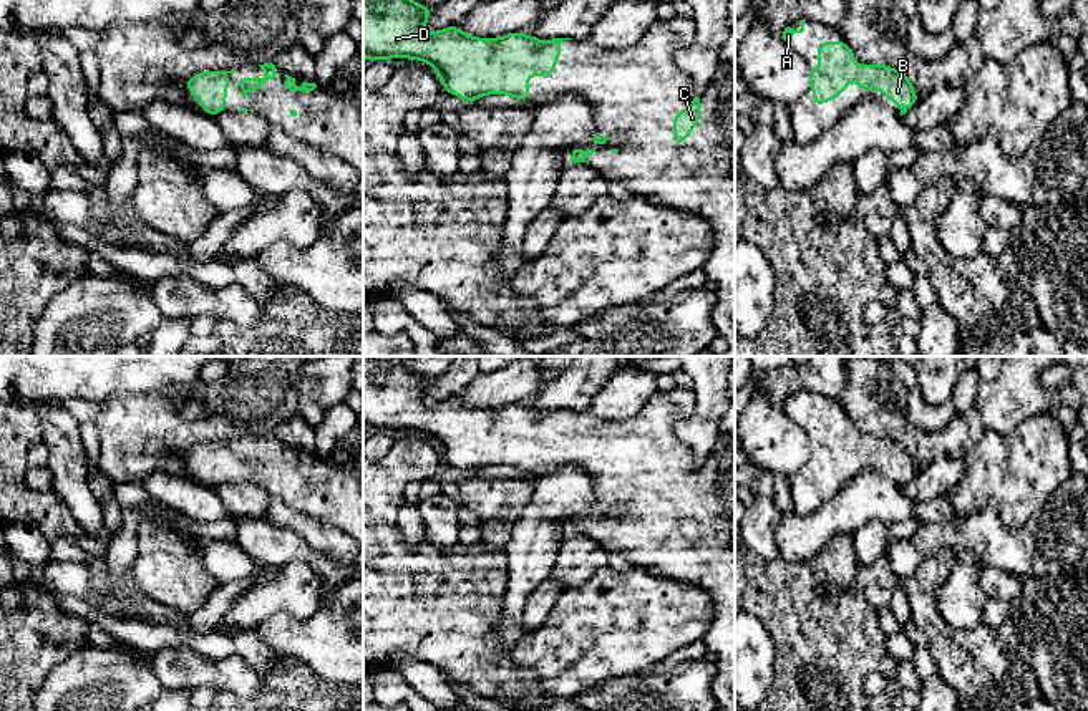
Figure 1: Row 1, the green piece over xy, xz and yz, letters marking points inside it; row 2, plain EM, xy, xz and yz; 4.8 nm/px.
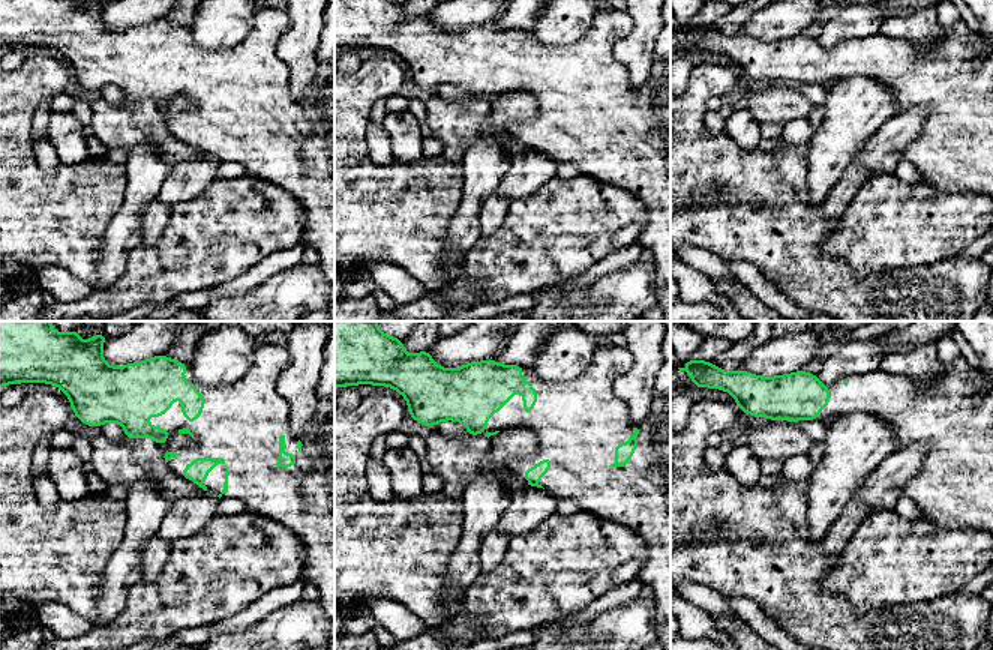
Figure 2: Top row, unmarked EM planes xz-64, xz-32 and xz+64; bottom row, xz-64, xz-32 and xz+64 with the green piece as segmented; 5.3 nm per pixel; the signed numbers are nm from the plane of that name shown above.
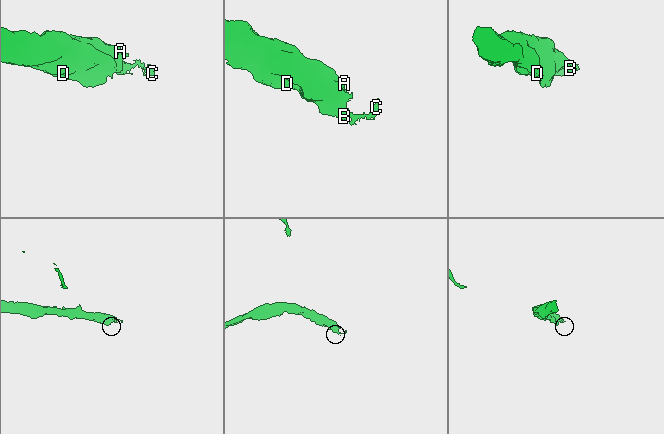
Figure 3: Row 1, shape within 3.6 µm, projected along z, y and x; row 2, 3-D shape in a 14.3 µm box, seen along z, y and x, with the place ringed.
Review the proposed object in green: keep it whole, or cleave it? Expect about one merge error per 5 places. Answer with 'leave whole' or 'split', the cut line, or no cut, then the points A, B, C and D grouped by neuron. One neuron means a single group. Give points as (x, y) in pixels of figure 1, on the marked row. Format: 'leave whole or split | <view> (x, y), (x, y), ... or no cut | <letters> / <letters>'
leave whole | no cut | A B C D

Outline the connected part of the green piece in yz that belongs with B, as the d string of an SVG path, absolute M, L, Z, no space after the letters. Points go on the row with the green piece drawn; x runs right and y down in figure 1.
M821 41L816 53L819 66L809 70L809 88L814 94L811 106L823 106L828 99L836 99L852 80L861 83L857 93L882 89L886 99L901 108L901 116L907 113L909 103L914 108L920 99L917 93L912 93L914 85L902 71L871 63L861 70L846 41Z

